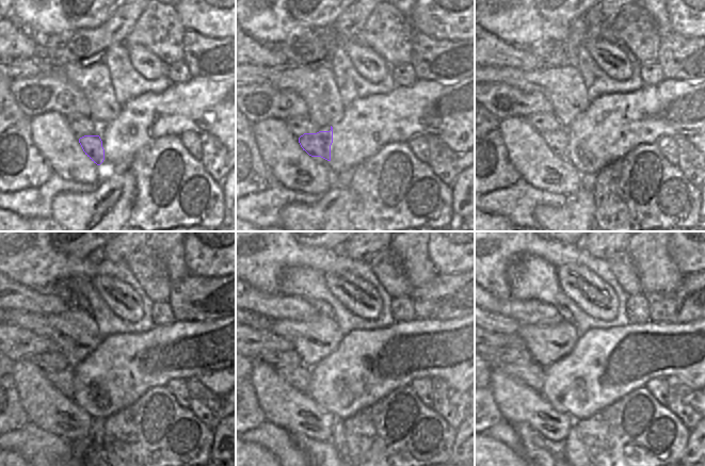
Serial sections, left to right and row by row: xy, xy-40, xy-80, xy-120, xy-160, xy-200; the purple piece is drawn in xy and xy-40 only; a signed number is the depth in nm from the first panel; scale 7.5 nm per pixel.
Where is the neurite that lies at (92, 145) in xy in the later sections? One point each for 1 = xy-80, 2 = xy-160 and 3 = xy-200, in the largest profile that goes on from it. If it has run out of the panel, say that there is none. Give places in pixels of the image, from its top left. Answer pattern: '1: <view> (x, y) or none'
1: xy-80 (554, 144)
2: xy-160 (298, 376)
3: xy-200 (531, 374)

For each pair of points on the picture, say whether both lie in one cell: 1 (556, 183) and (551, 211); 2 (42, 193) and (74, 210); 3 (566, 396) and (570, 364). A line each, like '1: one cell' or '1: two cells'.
1: two cells
2: two cells
3: one cell

